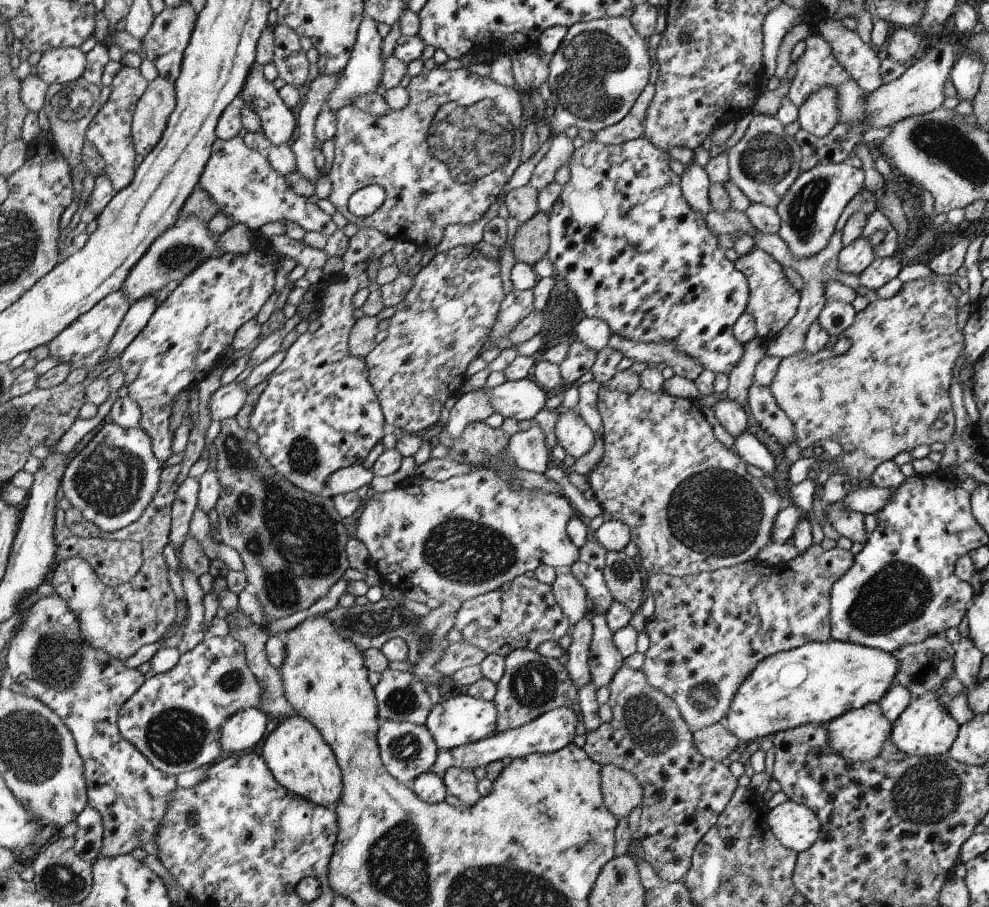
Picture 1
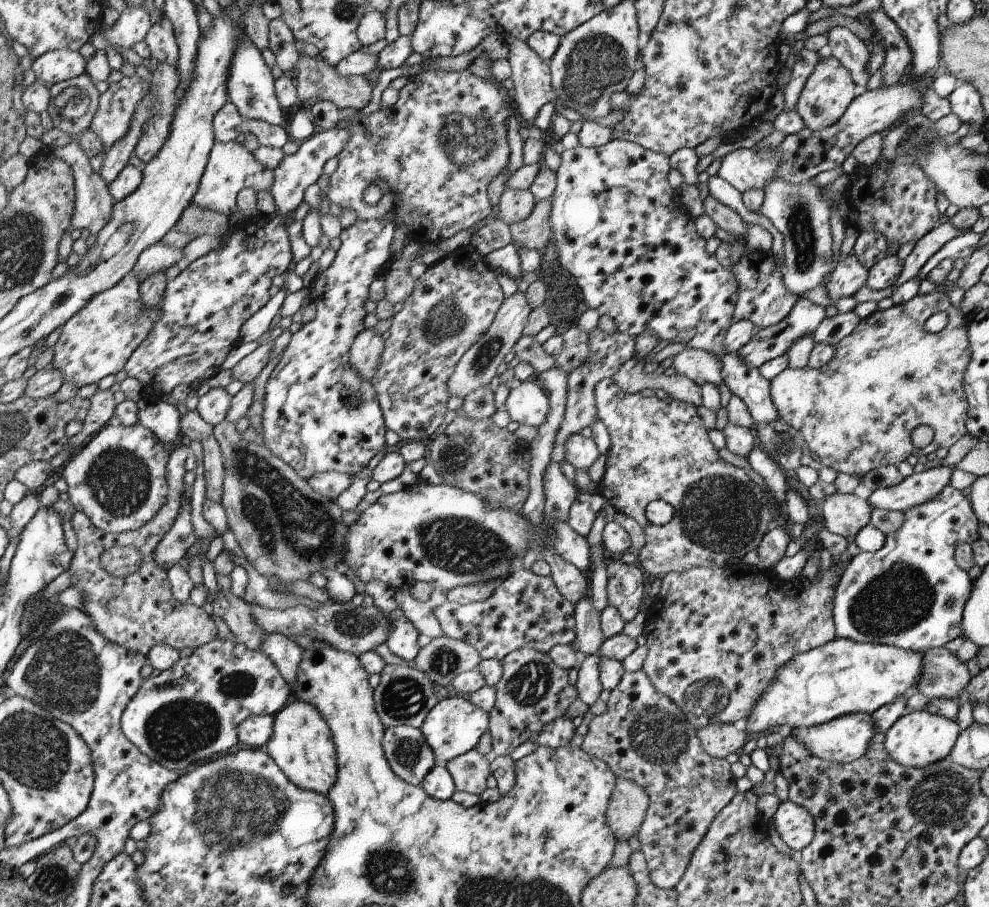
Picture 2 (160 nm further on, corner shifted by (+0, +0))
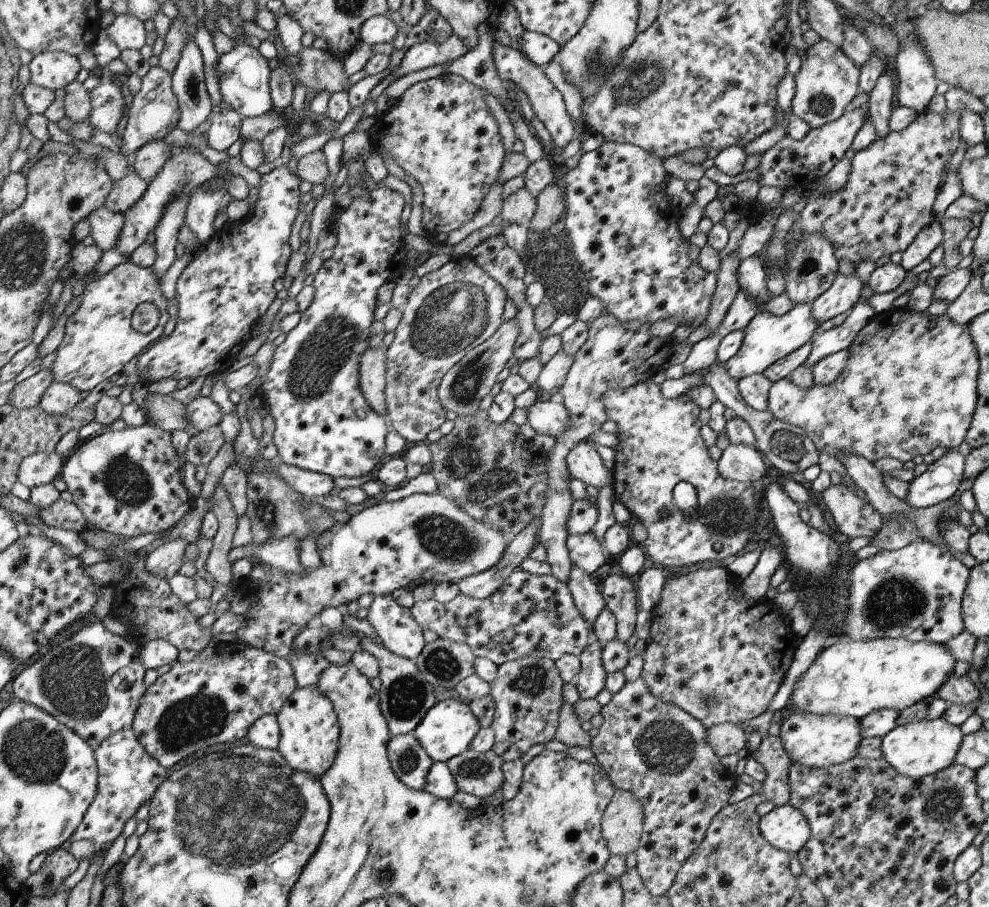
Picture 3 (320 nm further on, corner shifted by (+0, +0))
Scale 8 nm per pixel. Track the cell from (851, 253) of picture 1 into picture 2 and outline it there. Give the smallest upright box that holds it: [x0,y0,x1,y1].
[826,254,870,304]

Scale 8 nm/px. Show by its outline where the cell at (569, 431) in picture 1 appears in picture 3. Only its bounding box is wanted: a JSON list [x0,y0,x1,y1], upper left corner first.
[567,442,615,488]

